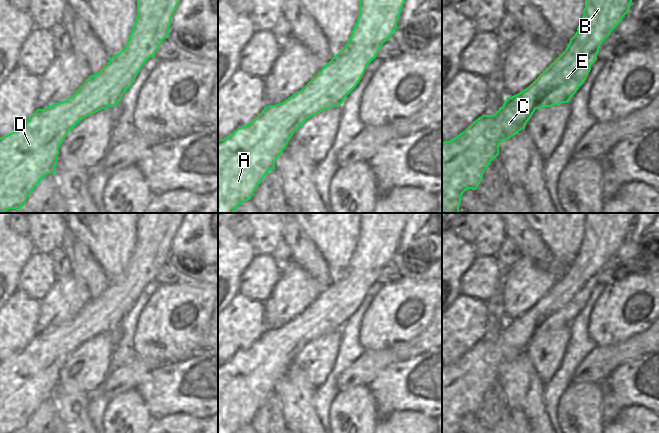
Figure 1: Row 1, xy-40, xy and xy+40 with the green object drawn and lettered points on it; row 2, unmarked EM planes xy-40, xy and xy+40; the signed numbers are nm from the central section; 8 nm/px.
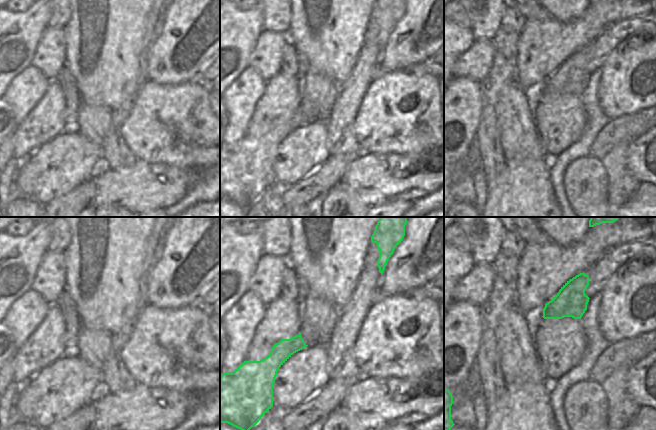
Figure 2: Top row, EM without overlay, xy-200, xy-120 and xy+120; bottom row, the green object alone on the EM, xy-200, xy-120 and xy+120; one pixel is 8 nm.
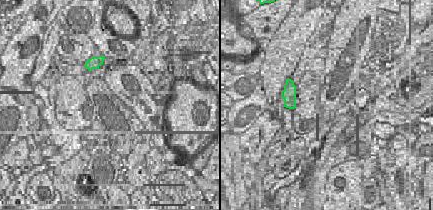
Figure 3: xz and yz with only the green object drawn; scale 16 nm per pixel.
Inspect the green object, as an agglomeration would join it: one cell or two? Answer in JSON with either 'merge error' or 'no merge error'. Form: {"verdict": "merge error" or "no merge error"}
{"verdict": "no merge error"}

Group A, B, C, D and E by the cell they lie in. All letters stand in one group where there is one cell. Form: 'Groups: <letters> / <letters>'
Groups: A B C D E.

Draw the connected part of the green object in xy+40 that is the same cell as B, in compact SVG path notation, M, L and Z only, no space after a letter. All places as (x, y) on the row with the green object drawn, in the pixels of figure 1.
M585 0L581 22L567 48L526 89L512 97L507 97L503 106L494 115L483 114L454 139L442 142L442 213L459 213L461 196L468 189L476 190L478 188L485 170L499 155L501 142L525 129L536 109L569 103L569 100L585 82L591 65L597 60L601 44L628 13L631 2L632 0Z

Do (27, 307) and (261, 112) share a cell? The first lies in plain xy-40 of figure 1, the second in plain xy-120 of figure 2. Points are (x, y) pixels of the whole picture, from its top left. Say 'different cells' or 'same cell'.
different cells

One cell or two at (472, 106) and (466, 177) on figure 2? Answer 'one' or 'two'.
one

